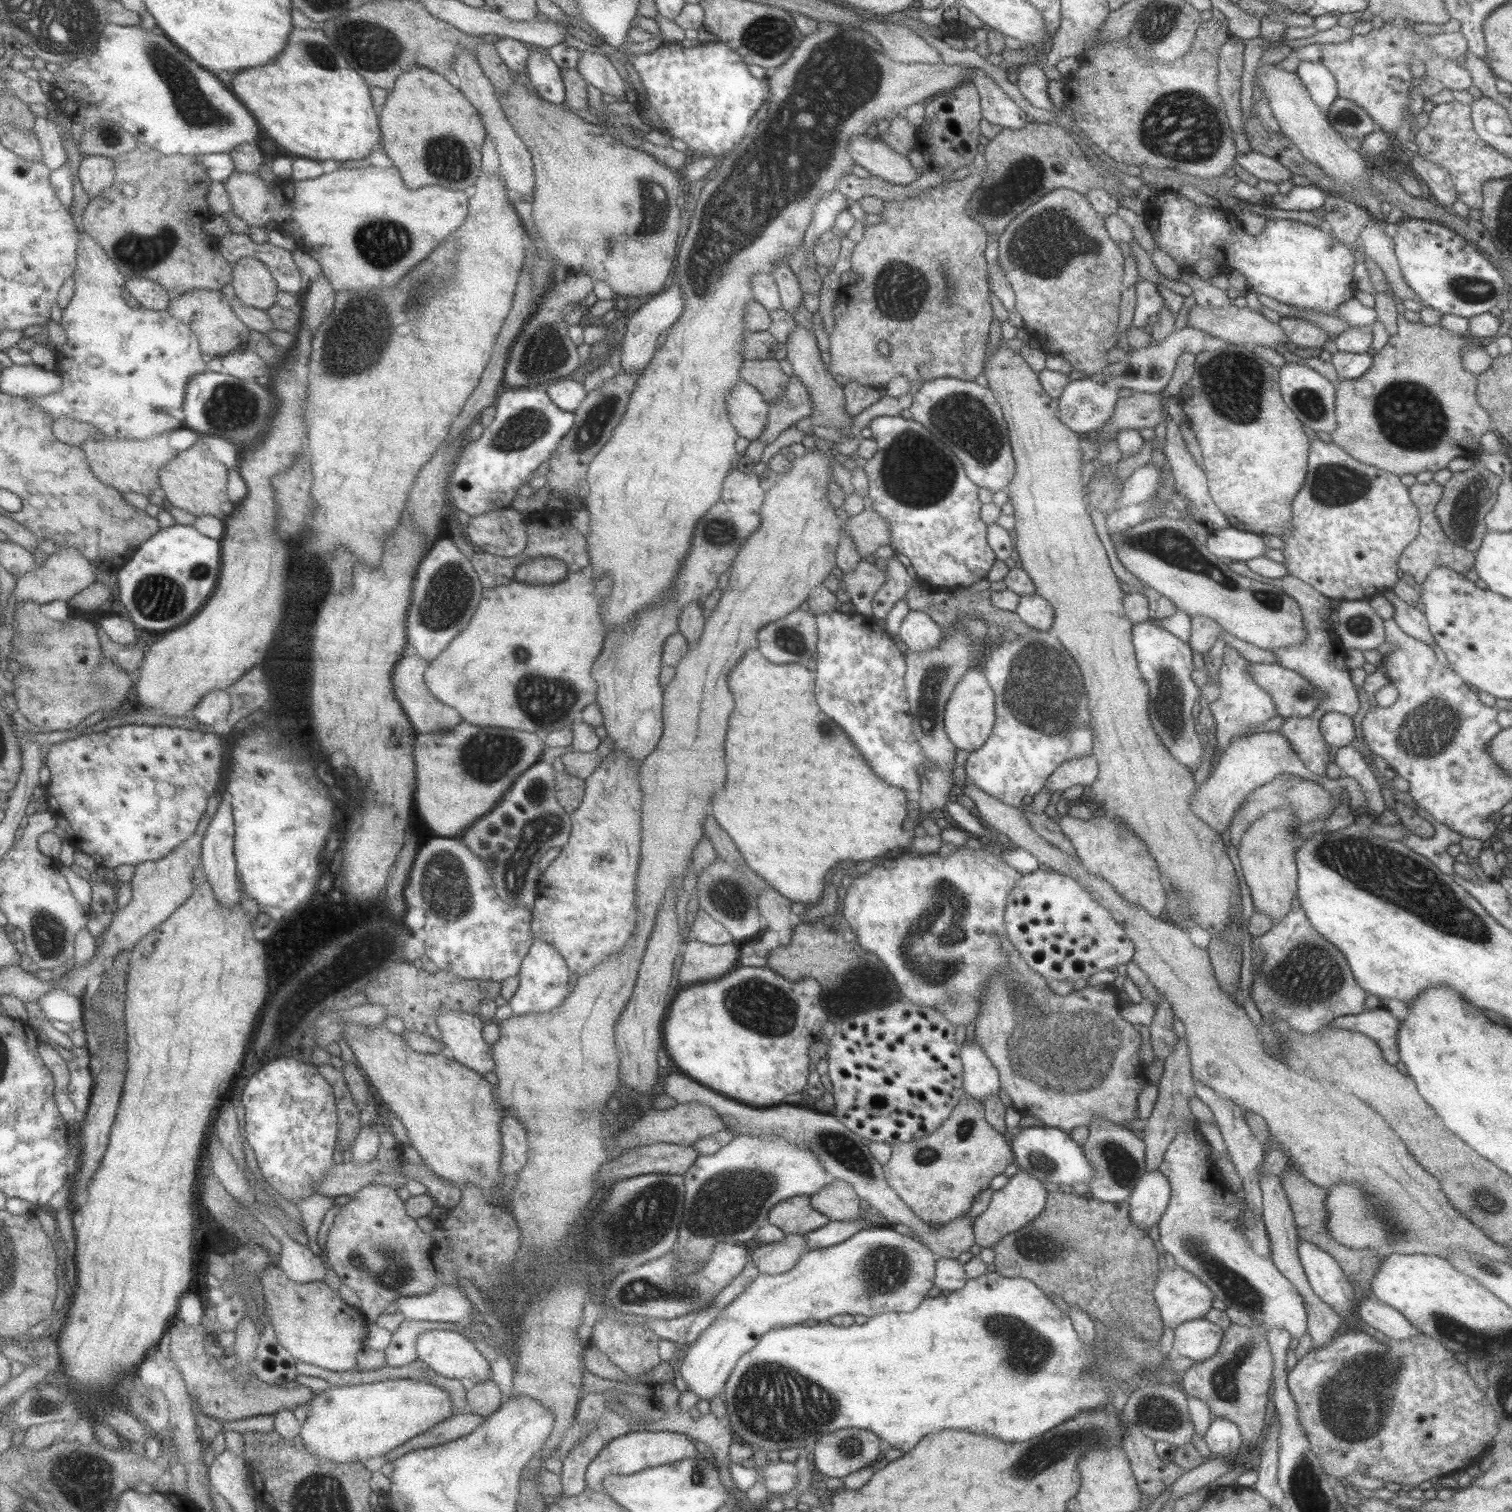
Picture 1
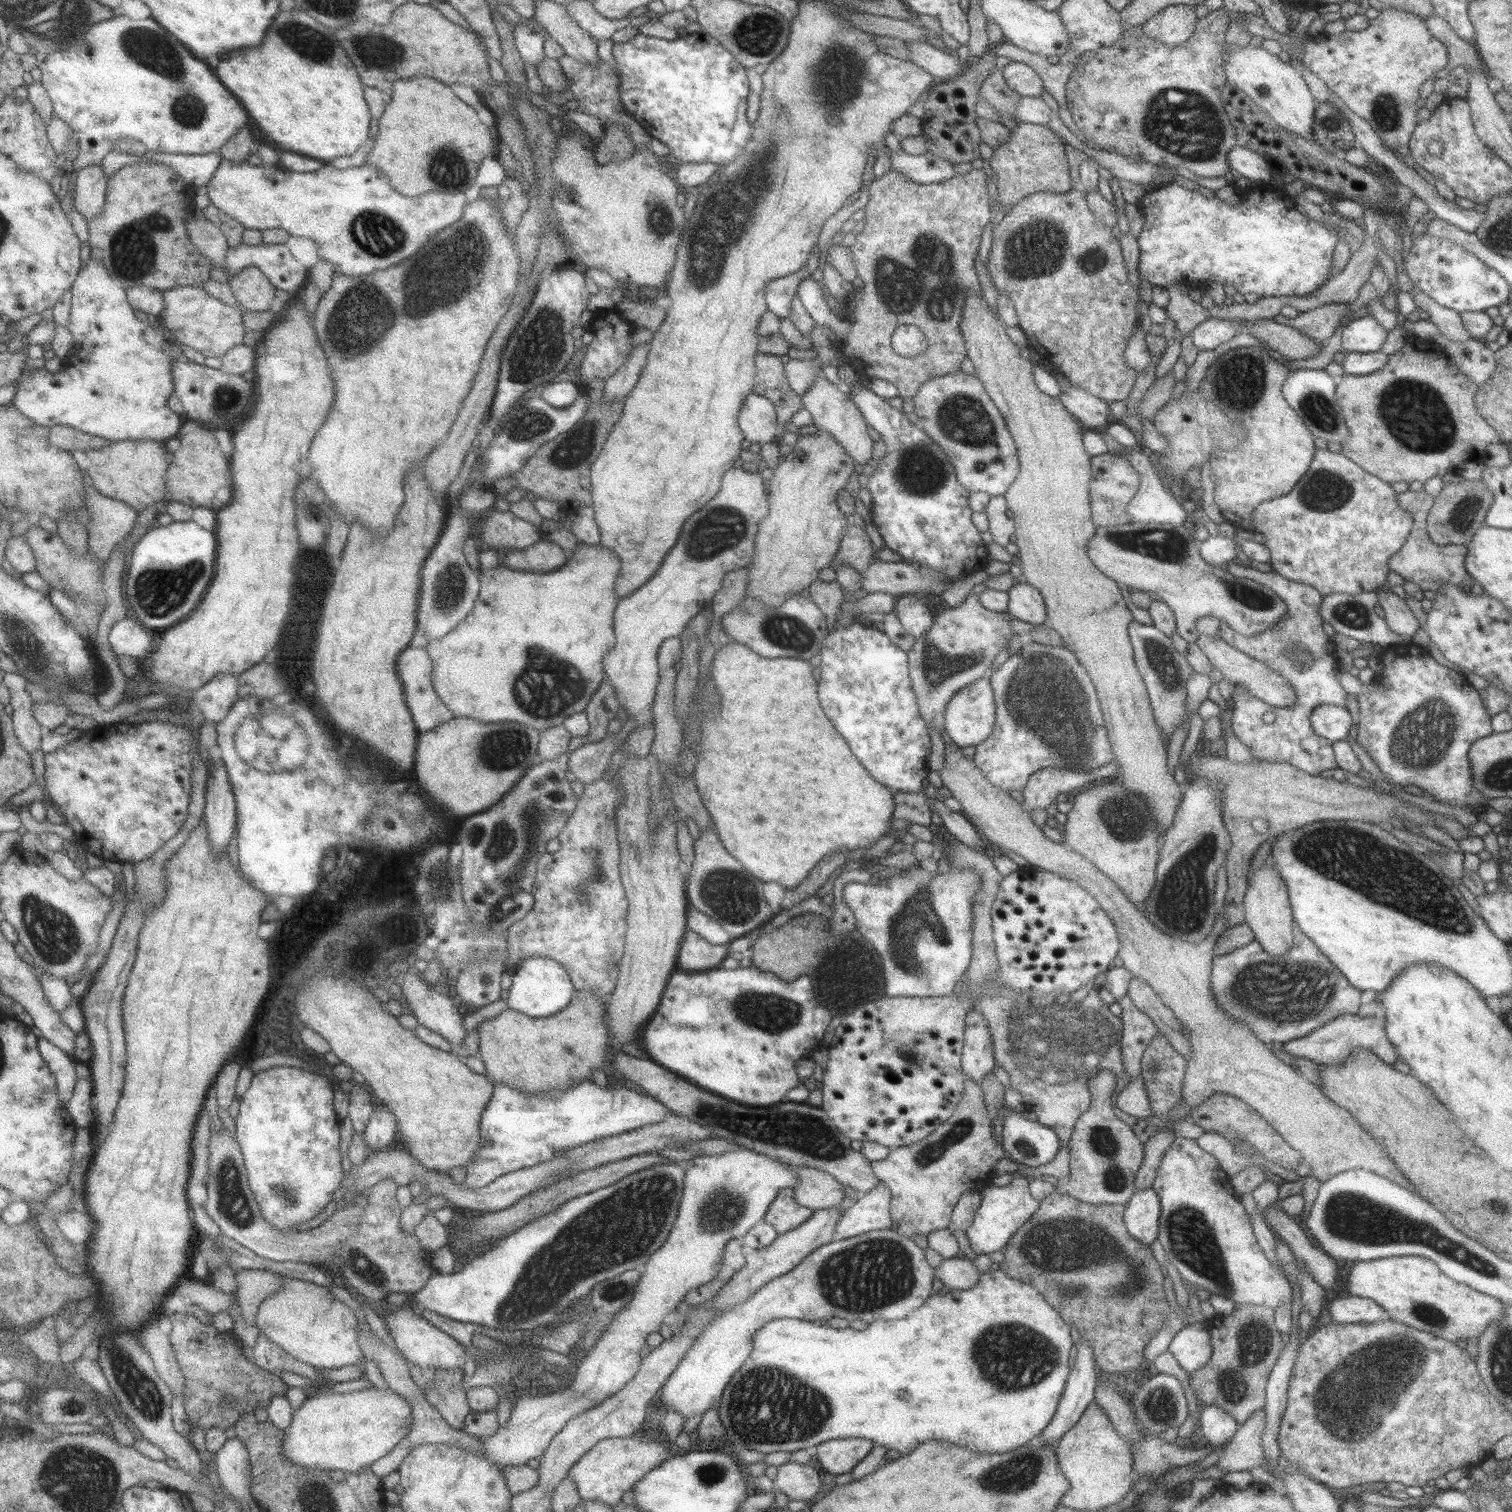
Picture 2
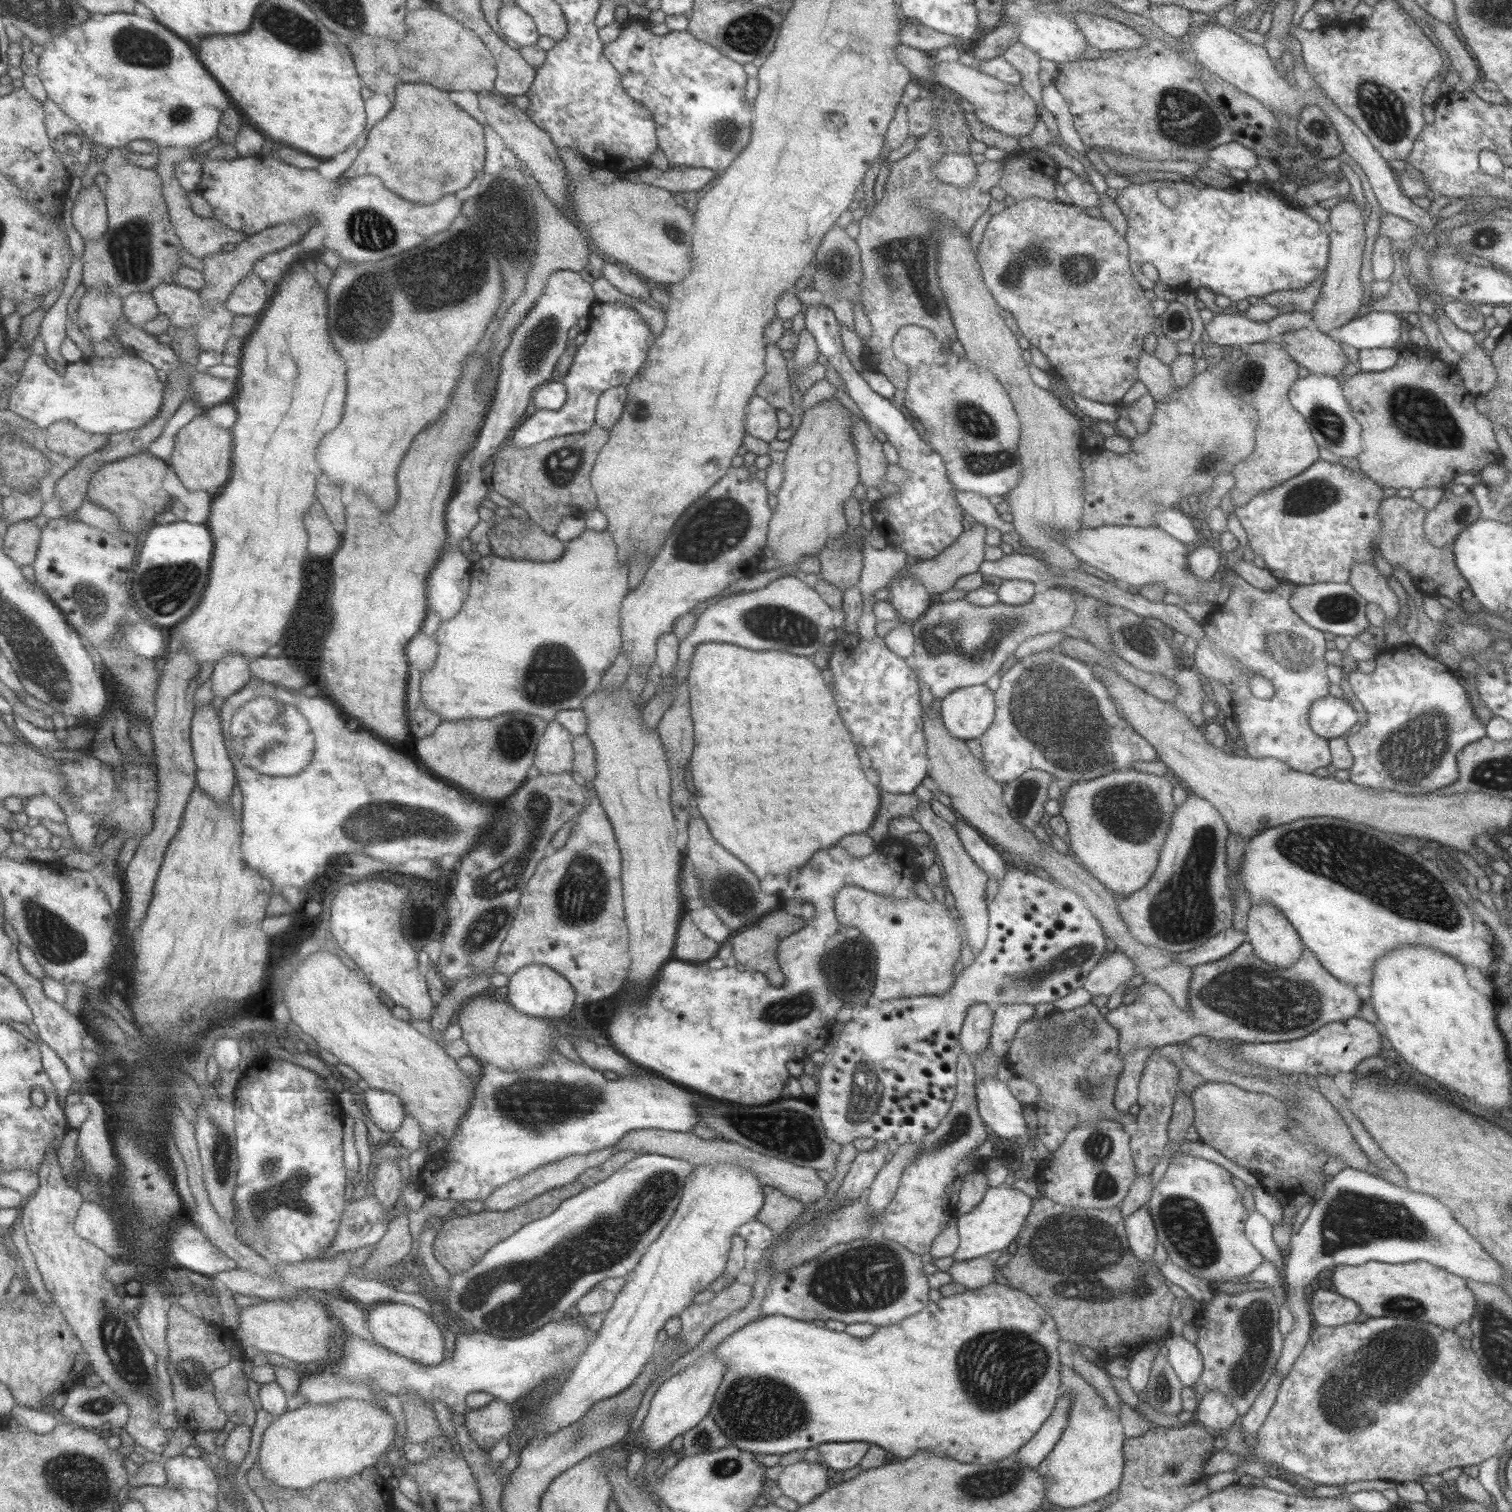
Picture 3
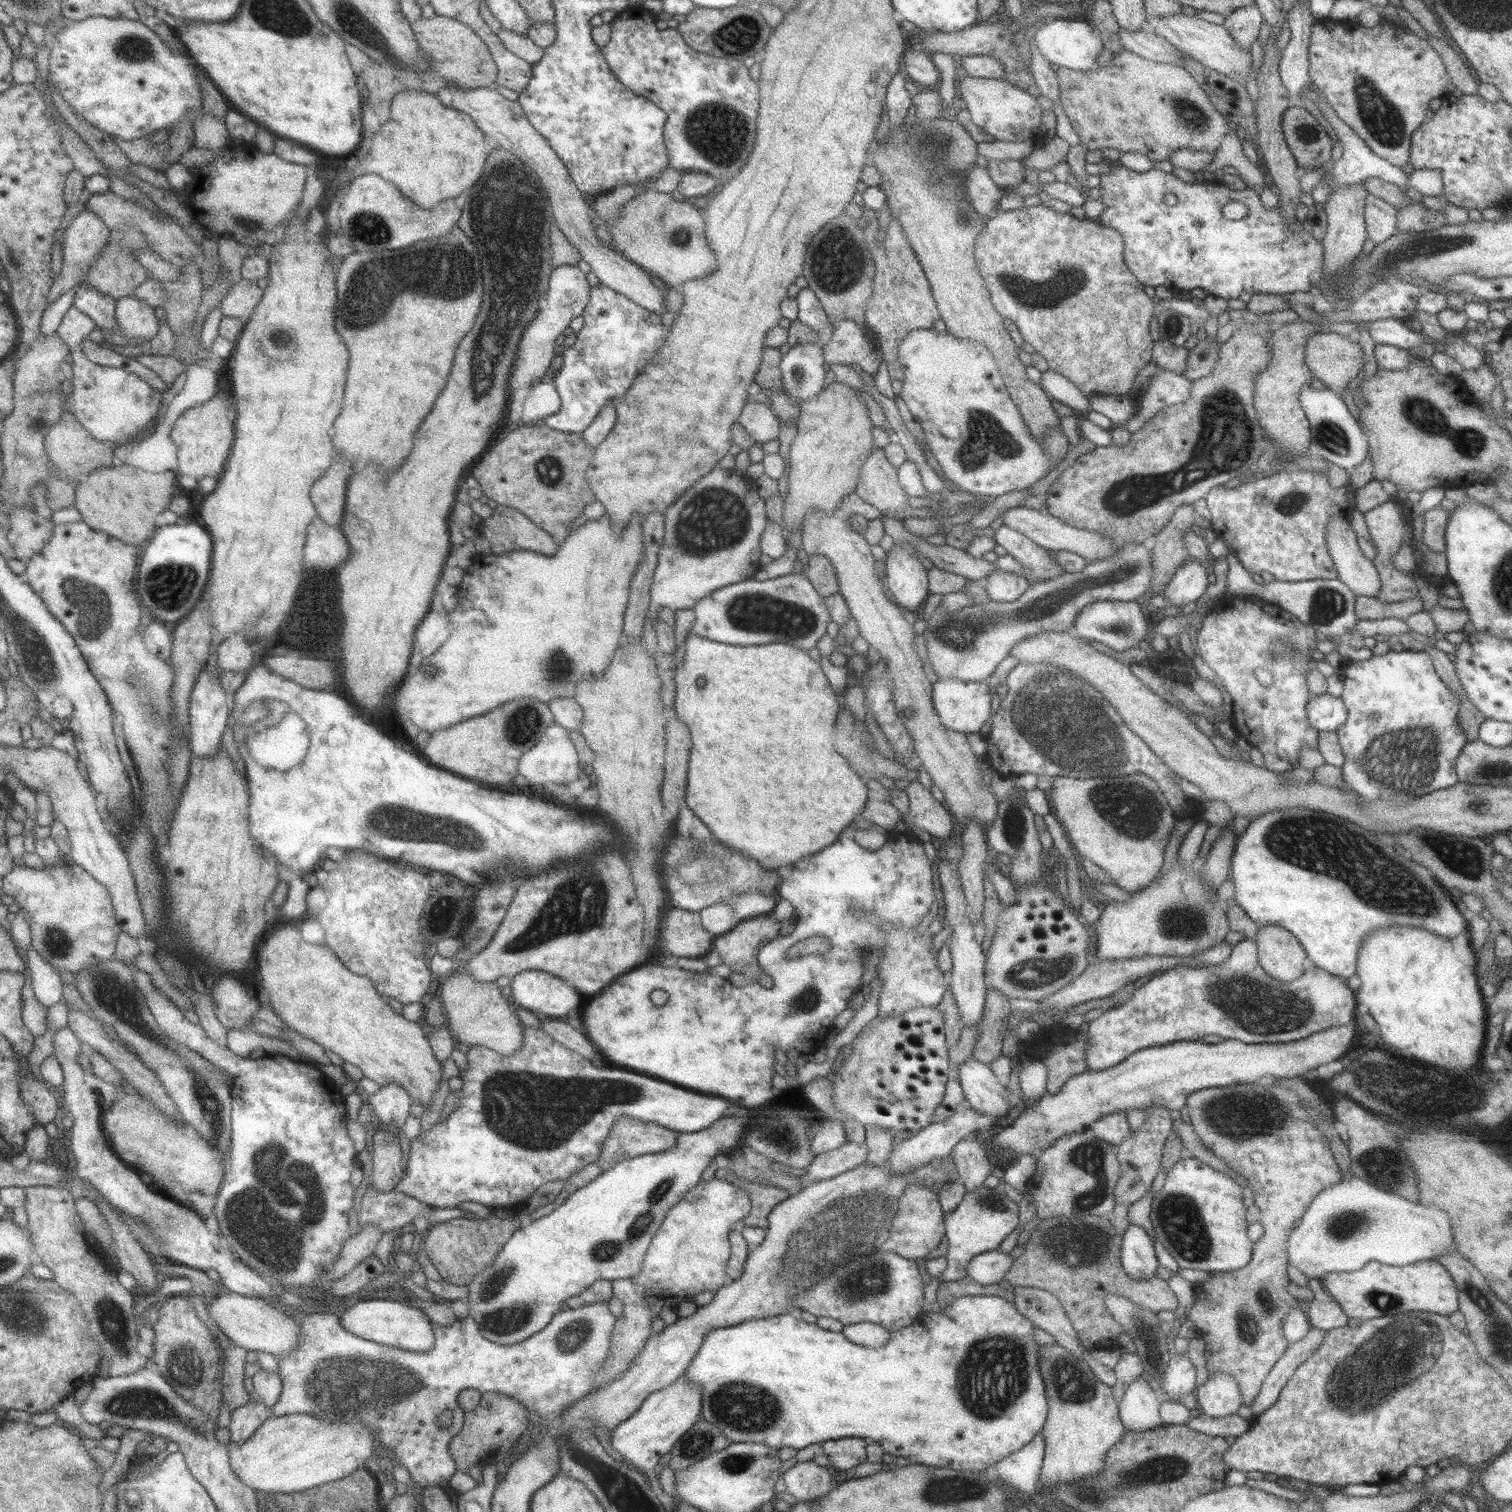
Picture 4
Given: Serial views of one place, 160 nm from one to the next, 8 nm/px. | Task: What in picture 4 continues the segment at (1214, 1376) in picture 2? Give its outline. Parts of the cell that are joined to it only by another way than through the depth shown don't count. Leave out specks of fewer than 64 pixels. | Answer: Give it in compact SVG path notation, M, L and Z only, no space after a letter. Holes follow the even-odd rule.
M1260 1082L1249 1083L1249 1084L1230 1084L1222 1087L1211 1087L1202 1088L1192 1092L1188 1095L1185 1102L1187 1111L1189 1111L1189 1120L1191 1122L1192 1129L1196 1134L1196 1138L1202 1142L1203 1146L1217 1159L1221 1159L1231 1170L1234 1170L1236 1174L1240 1174L1248 1186L1249 1193L1253 1199L1254 1205L1260 1210L1258 1223L1263 1227L1263 1234L1252 1243L1252 1252L1250 1259L1247 1264L1244 1264L1241 1268L1235 1269L1234 1271L1227 1272L1210 1272L1209 1278L1204 1282L1197 1283L1195 1285L1194 1303L1186 1316L1187 1319L1195 1325L1195 1332L1201 1340L1204 1342L1204 1360L1207 1377L1210 1374L1216 1373L1217 1371L1224 1372L1226 1375L1232 1376L1238 1384L1241 1398L1244 1404L1249 1406L1253 1402L1255 1396L1261 1388L1263 1379L1267 1376L1267 1373L1271 1370L1271 1367L1280 1359L1280 1356L1285 1352L1288 1345L1288 1340L1284 1337L1282 1326L1286 1314L1292 1309L1292 1306L1297 1306L1297 1300L1287 1293L1285 1286L1289 1284L1290 1280L1287 1277L1288 1255L1287 1255L1287 1239L1294 1229L1294 1222L1299 1220L1315 1196L1319 1194L1324 1188L1329 1188L1343 1179L1340 1173L1339 1167L1333 1158L1328 1138L1316 1127L1314 1118L1311 1116L1311 1112L1301 1104L1299 1095L1291 1089L1280 1085L1279 1083L1269 1083L1261 1085Z

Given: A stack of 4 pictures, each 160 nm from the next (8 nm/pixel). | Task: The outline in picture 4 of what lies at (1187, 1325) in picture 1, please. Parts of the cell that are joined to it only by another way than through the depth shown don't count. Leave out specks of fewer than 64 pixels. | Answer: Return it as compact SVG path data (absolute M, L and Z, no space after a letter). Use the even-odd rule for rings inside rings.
M1185 1354L1170 1357L1167 1368L1160 1380L1161 1390L1169 1396L1166 1400L1176 1400L1195 1390L1195 1368Z

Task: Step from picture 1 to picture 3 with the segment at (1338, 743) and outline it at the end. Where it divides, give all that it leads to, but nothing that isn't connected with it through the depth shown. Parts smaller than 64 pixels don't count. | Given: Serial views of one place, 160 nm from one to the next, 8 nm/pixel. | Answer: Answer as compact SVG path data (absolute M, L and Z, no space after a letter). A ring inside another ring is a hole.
M1325 695L1310 704L1308 723L1317 736L1330 739L1345 736L1358 717L1350 702Z

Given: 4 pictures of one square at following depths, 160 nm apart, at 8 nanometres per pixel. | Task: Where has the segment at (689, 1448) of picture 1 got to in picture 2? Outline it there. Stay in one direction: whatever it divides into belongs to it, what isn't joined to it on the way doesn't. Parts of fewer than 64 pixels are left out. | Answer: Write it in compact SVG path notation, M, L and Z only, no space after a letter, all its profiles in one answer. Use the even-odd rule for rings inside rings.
M642 1431L627 1438L604 1438L585 1452L566 1474L575 1483L580 1500L597 1500L612 1508L649 1470L667 1459L668 1452L666 1441L649 1439Z

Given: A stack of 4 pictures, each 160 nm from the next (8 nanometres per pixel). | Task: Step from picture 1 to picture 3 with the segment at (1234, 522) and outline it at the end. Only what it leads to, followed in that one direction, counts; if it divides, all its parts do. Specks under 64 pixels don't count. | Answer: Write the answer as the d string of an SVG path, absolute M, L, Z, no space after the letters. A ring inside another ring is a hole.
M1256 342L1244 347L1244 350L1231 359L1231 368L1227 371L1224 383L1234 397L1239 397L1255 410L1258 424L1254 432L1255 450L1247 457L1247 460L1238 462L1231 472L1235 484L1229 490L1229 498L1233 508L1239 508L1251 500L1251 496L1265 492L1265 490L1281 484L1283 480L1289 479L1303 472L1312 462L1318 459L1317 446L1312 437L1307 421L1301 416L1288 399L1289 387L1298 379L1298 364L1287 354L1284 346L1275 342Z

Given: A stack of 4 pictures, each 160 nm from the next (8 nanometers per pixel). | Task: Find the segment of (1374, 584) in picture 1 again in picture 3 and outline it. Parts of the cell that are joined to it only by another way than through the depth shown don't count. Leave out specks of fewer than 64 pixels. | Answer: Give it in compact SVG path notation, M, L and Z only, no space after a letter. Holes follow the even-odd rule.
M1322 459L1311 463L1303 472L1275 484L1265 492L1251 496L1251 500L1232 512L1247 535L1249 549L1265 563L1265 569L1280 581L1302 585L1316 582L1347 583L1353 564L1374 564L1377 536L1381 521L1377 517L1379 504L1384 499L1384 486L1377 485L1362 472L1349 471L1342 465Z

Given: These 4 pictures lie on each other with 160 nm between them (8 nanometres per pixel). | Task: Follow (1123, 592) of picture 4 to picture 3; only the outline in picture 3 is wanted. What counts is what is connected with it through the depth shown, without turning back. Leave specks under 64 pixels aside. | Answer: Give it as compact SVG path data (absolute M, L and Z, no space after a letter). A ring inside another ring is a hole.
M1050 587L1044 592L1033 593L1028 601L1016 605L997 601L987 606L975 606L963 599L947 602L934 600L918 620L911 624L915 639L910 665L917 669L919 678L929 688L932 696L941 700L953 689L987 682L1001 668L1001 663L1013 655L1021 642L1045 633L1061 632L1067 627L1071 629L1075 607L1072 594L1063 587Z

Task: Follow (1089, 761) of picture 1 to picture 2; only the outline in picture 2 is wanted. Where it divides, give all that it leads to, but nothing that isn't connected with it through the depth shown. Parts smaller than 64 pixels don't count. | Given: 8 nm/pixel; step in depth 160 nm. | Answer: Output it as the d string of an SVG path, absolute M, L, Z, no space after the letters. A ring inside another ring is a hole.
M1111 761L1101 766L1095 771L1085 771L1085 773L1055 769L1054 767L1041 768L1035 770L1027 777L1021 791L1020 807L1031 814L1033 810L1045 810L1049 804L1054 803L1055 796L1060 792L1067 794L1070 790L1075 790L1091 780L1112 777L1117 773L1117 762Z

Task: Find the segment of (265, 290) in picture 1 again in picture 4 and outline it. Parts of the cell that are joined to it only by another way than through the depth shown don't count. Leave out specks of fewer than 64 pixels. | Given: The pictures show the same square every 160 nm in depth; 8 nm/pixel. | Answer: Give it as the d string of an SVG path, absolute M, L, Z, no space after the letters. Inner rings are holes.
M243 278L229 290L222 302L224 316L233 318L252 317L265 293L265 288Z

